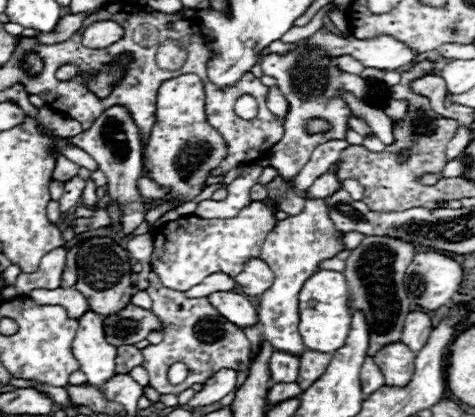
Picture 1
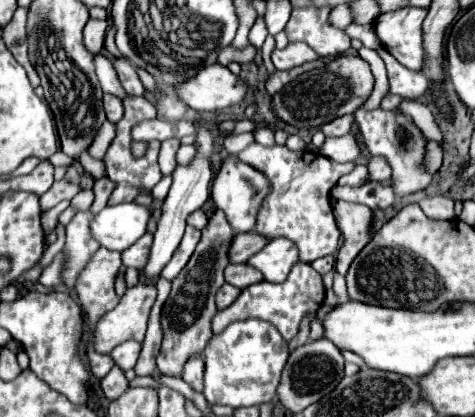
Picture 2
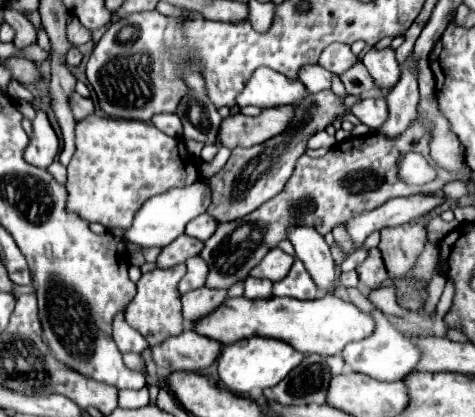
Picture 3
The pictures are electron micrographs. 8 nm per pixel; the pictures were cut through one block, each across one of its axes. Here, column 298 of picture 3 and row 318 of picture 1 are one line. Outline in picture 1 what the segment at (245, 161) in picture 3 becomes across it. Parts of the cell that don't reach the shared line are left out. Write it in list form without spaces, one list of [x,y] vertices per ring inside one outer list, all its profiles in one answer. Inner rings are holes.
[[[128,304],[124,310],[112,316],[104,316],[104,336],[110,344],[136,344],[144,340],[152,330],[162,330],[162,324],[150,310]]]

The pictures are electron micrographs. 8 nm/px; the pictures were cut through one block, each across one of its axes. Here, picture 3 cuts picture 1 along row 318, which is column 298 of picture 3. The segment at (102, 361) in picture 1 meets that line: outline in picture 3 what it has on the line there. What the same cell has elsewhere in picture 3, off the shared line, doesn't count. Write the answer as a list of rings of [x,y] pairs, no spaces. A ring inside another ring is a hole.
[[[258,68],[248,80],[242,94],[236,98],[238,106],[258,106],[258,108],[274,108],[298,104],[306,96],[304,84],[300,80],[292,80],[284,74],[278,74],[270,68]]]

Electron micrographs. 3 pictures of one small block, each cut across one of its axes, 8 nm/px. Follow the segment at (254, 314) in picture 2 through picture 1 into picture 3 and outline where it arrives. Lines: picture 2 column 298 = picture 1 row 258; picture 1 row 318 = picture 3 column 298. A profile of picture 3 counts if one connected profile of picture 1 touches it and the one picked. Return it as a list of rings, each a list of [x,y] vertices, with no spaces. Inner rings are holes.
[[[294,260],[290,274],[274,284],[274,296],[290,296],[298,300],[312,300],[318,296],[318,288],[300,260]]]

